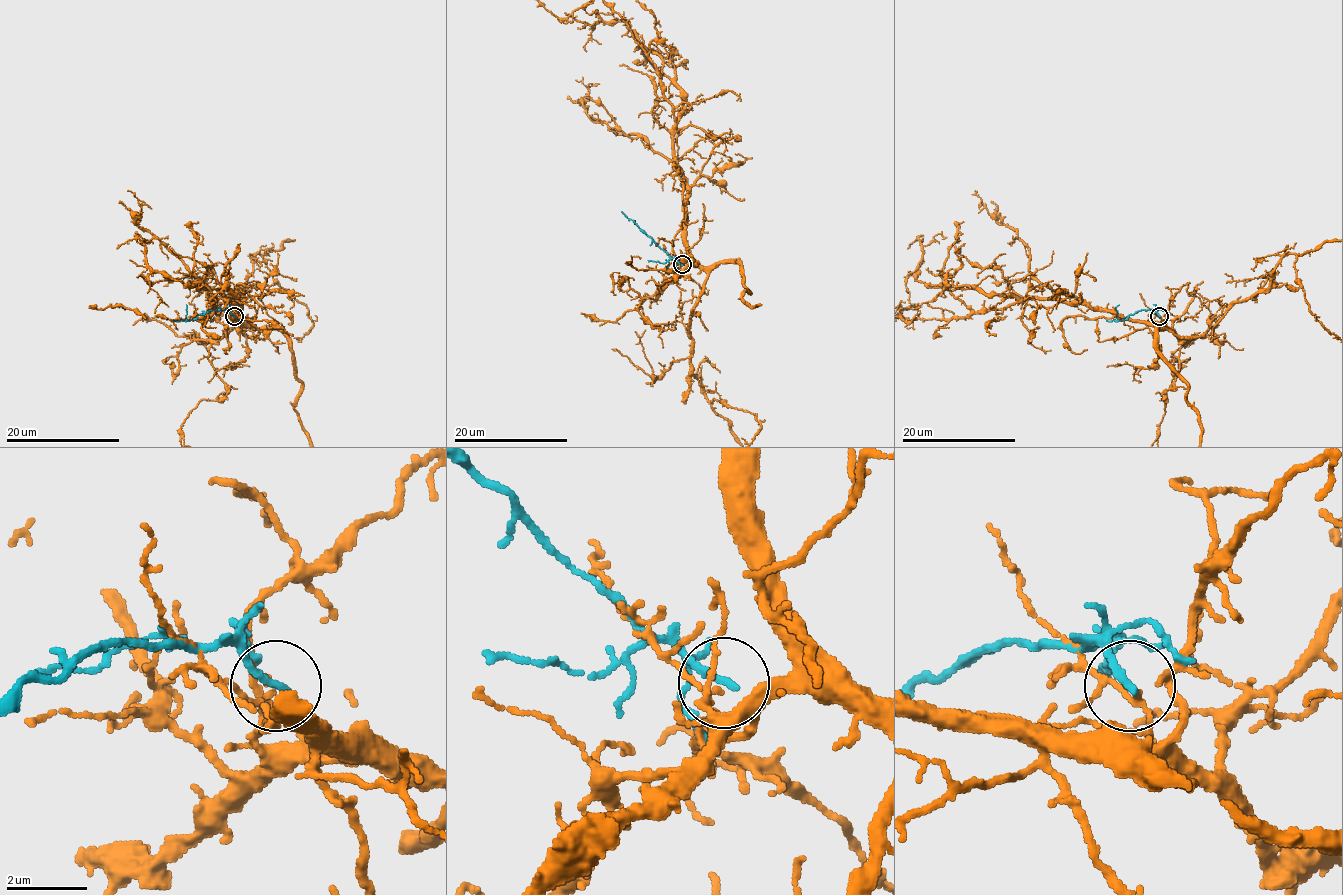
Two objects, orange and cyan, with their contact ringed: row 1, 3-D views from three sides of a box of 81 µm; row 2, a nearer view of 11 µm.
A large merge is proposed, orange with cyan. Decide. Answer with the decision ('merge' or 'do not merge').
do not merge

